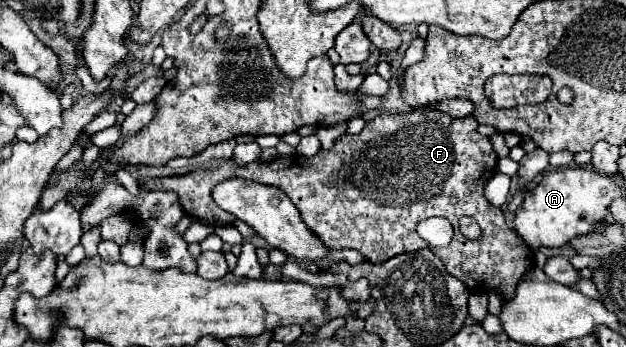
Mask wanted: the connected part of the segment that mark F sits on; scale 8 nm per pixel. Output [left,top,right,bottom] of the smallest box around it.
[139,107,533,301]

